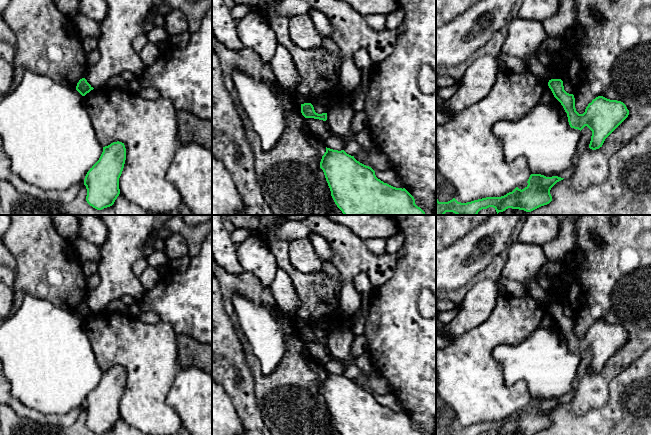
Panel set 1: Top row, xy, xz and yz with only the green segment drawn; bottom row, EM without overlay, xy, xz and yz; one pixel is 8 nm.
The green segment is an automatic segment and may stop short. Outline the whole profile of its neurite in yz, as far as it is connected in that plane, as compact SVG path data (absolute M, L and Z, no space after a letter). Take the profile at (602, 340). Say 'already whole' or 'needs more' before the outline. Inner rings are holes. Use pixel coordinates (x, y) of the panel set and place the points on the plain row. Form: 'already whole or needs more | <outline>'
already whole | M551 303L548 306L554 321L561 327L567 337L568 346L571 352L582 354L587 350L592 355L589 372L592 374L602 371L605 363L628 341L629 334L626 329L617 324L610 324L603 320L598 320L592 324L585 333L583 338L579 338L575 332L575 322L573 318L569 318L564 314L563 305L561 303Z

